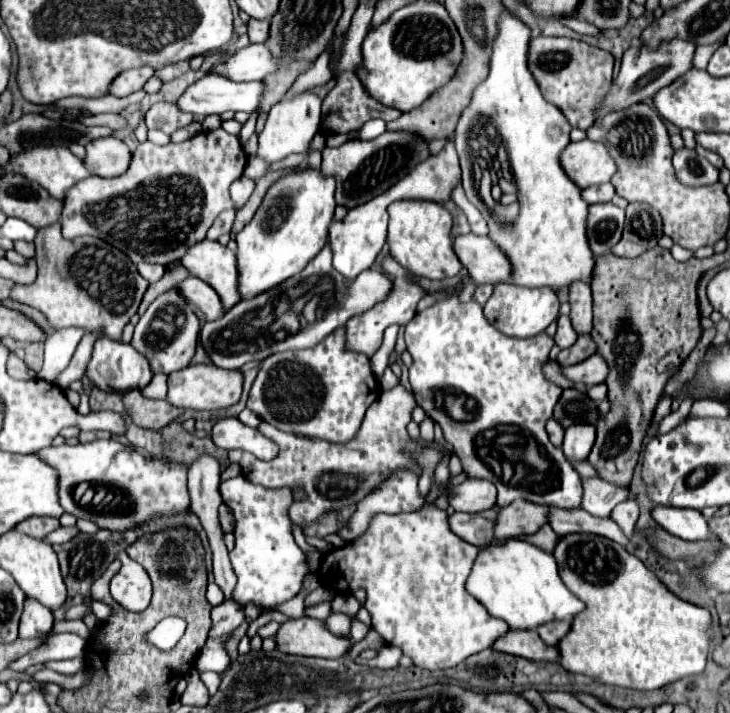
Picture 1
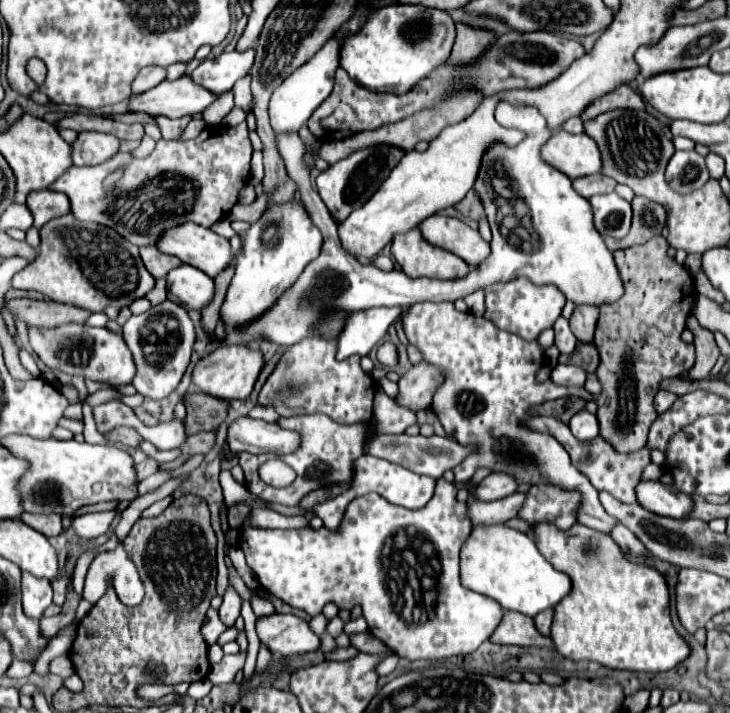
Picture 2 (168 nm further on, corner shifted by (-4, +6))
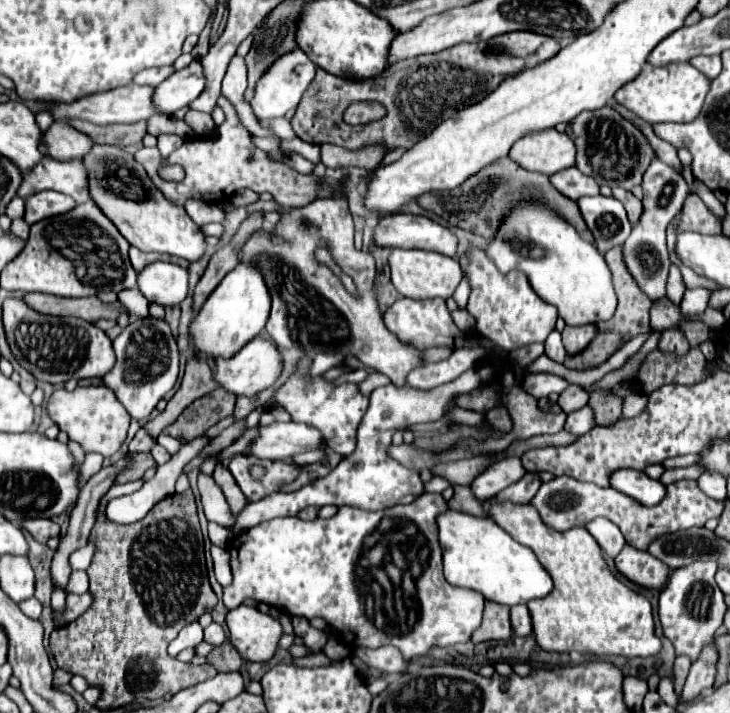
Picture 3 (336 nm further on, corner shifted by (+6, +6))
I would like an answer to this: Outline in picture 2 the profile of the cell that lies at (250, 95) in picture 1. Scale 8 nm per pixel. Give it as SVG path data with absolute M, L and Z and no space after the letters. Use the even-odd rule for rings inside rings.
M182 76L174 82L160 82L156 88L132 96L130 108L134 112L146 112L150 116L168 116L182 118L194 116L206 110L220 94L212 94L202 86L196 86L190 76Z

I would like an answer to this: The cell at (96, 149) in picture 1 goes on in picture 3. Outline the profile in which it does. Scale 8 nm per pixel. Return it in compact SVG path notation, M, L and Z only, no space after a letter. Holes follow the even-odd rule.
M54 122L42 136L42 154L56 160L80 160L90 146L92 140L68 122Z

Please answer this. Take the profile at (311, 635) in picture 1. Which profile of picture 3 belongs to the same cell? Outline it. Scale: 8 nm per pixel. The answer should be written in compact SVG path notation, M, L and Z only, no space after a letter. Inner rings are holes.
M252 606L228 610L226 626L232 648L248 662L266 662L274 656L282 636L282 624Z

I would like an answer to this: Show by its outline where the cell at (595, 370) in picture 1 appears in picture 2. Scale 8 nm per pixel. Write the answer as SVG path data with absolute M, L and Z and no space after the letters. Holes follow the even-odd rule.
M558 364L550 374L550 378L556 384L564 384L564 386L584 386L586 376L588 376L586 370L572 364Z

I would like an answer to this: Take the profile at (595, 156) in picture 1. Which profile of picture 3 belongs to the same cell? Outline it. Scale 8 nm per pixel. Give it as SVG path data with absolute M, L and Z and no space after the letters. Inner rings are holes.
M554 128L538 130L514 142L508 158L530 172L552 176L564 168L574 166L576 146L566 134L560 134Z

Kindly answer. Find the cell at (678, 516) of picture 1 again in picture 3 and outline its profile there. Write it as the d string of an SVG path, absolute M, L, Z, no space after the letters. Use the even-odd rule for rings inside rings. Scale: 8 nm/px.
M616 470L610 476L610 486L644 506L656 506L666 494L666 488L660 480L652 480L638 470Z

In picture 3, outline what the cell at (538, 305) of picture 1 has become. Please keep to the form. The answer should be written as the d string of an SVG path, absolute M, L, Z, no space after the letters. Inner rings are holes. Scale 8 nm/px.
M474 244L468 246L466 256L468 256L468 266L464 274L470 282L468 312L476 320L476 332L506 352L522 348L522 346L530 346L536 342L544 342L556 326L558 310L546 304L532 290L526 274L522 274L520 270L510 270L502 274L494 266L494 262L490 262L486 252Z

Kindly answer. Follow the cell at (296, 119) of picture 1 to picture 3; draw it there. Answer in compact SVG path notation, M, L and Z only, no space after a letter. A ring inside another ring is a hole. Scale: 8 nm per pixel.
M300 48L292 50L290 54L284 54L256 82L256 86L254 86L254 98L250 100L250 106L252 106L254 114L258 118L278 118L278 116L284 116L288 110L296 110L302 94L306 92L306 88L314 80L314 74L316 74L314 62L310 58L306 58Z

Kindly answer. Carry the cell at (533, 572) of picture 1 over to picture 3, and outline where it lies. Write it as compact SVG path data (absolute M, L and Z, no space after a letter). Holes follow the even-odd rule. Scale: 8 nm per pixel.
M448 510L436 518L442 544L444 578L462 588L480 592L486 600L514 606L532 598L544 598L552 590L552 578L530 548L518 544L494 520Z

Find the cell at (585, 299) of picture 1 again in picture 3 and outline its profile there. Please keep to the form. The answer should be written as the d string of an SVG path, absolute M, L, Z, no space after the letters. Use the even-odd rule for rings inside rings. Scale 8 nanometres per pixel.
M586 324L586 326L566 326L564 332L562 332L562 342L566 346L568 356L580 354L596 334L598 334L598 328L594 324Z

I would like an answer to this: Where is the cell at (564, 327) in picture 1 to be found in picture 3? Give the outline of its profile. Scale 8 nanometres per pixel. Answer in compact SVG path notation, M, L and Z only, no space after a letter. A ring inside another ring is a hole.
M554 330L554 332L550 332L550 336L548 336L548 340L544 342L544 354L550 358L550 360L554 360L554 362L564 362L564 358L566 358L566 350L564 350L564 346L562 346L562 338L560 338L560 334Z

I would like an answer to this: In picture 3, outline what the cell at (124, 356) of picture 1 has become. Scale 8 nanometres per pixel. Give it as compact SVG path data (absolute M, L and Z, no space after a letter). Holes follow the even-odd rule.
M6 298L2 304L2 322L14 358L38 382L62 384L70 378L102 378L116 362L112 340L98 326L82 318L38 314L22 298Z

